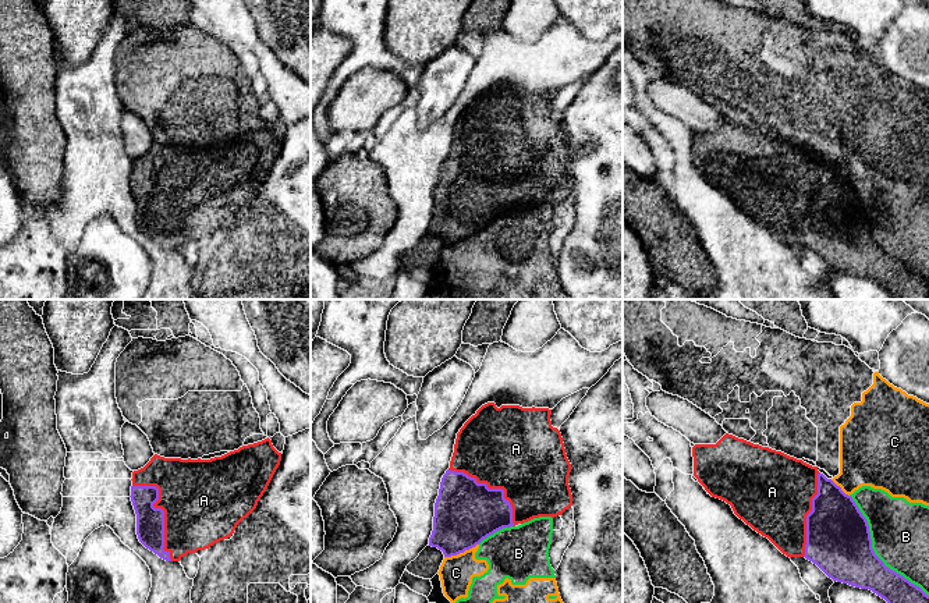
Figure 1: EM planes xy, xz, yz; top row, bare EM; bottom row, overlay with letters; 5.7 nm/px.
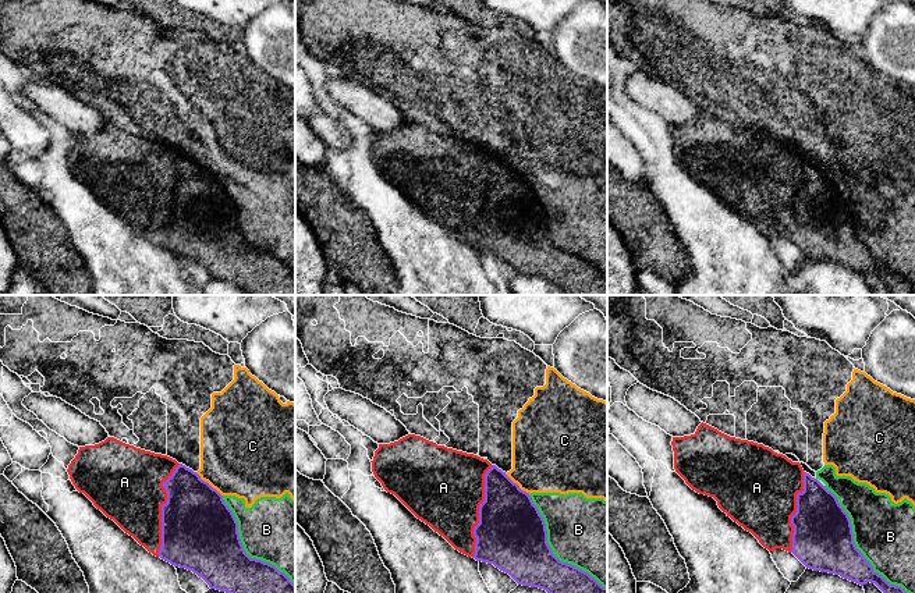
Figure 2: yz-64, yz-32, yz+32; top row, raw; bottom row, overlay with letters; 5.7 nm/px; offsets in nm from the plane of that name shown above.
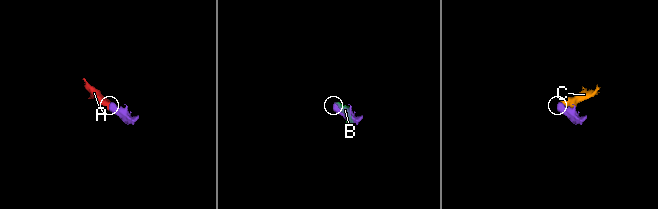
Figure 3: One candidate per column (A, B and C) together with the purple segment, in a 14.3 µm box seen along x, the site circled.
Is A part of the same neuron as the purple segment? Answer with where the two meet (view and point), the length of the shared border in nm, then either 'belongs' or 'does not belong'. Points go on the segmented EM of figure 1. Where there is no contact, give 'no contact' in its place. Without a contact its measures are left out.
contact xy (162, 510); length 500 nm; belongs

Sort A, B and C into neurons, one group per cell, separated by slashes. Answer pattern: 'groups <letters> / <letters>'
groups A / B C

